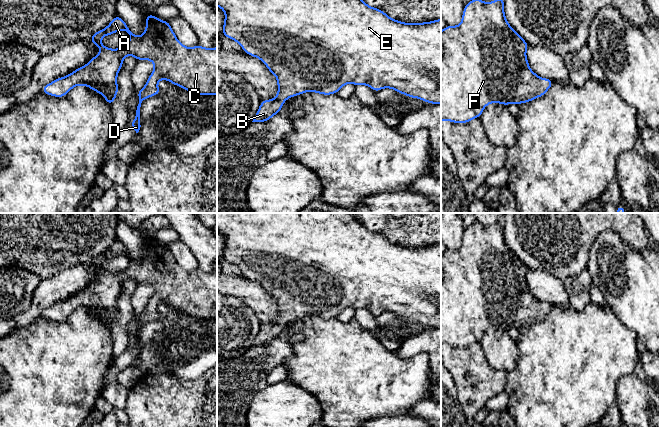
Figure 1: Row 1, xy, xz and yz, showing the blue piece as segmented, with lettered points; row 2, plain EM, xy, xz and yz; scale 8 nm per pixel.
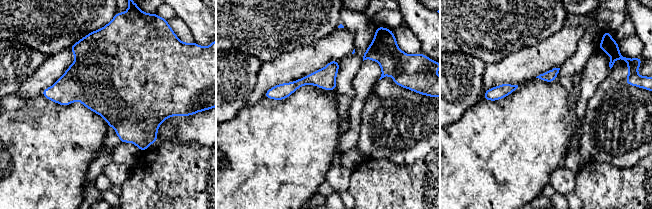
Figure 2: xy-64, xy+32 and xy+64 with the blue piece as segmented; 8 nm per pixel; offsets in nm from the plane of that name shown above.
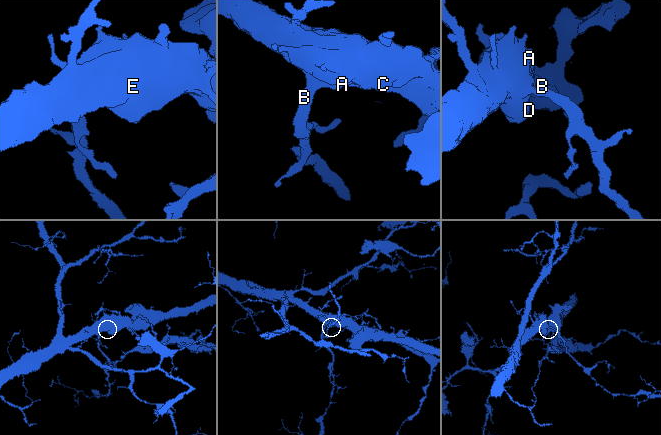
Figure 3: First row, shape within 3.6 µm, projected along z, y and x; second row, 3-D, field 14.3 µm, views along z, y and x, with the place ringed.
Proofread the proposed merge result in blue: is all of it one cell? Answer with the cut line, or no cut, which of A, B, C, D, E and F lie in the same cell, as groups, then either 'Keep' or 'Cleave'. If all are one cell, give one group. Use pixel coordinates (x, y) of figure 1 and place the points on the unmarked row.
No split. Groups: A B C D E F. Keep

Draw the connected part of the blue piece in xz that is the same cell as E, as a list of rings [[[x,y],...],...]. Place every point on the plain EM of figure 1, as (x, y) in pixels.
[[[217,213],[217,230],[225,237],[222,259],[236,265],[246,278],[260,283],[277,302],[277,320],[262,324],[252,346],[269,345],[275,338],[281,337],[282,329],[290,321],[305,316],[322,319],[337,318],[348,307],[355,310],[367,309],[375,316],[383,312],[391,312],[411,322],[430,328],[441,328],[441,243],[423,247],[401,246],[390,242],[380,233],[370,231],[350,213]]]

